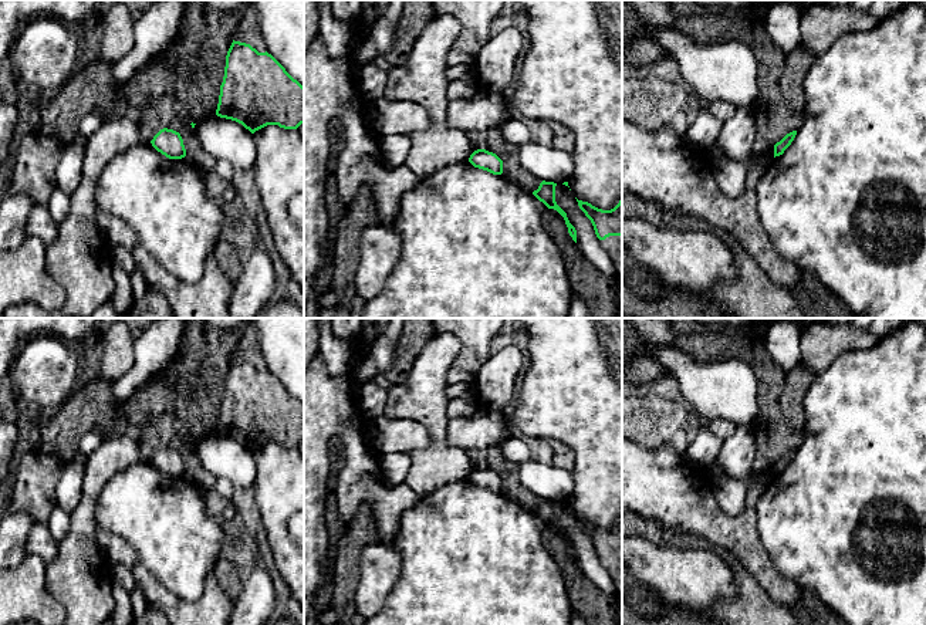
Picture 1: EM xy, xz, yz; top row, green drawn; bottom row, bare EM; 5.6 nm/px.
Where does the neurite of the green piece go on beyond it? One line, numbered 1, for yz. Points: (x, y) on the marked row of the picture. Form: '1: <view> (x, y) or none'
1: none

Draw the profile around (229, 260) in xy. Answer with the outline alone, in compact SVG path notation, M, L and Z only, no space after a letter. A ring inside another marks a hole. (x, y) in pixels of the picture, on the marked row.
M226 240L217 241L213 256L220 271L234 283L241 273L243 256Z

